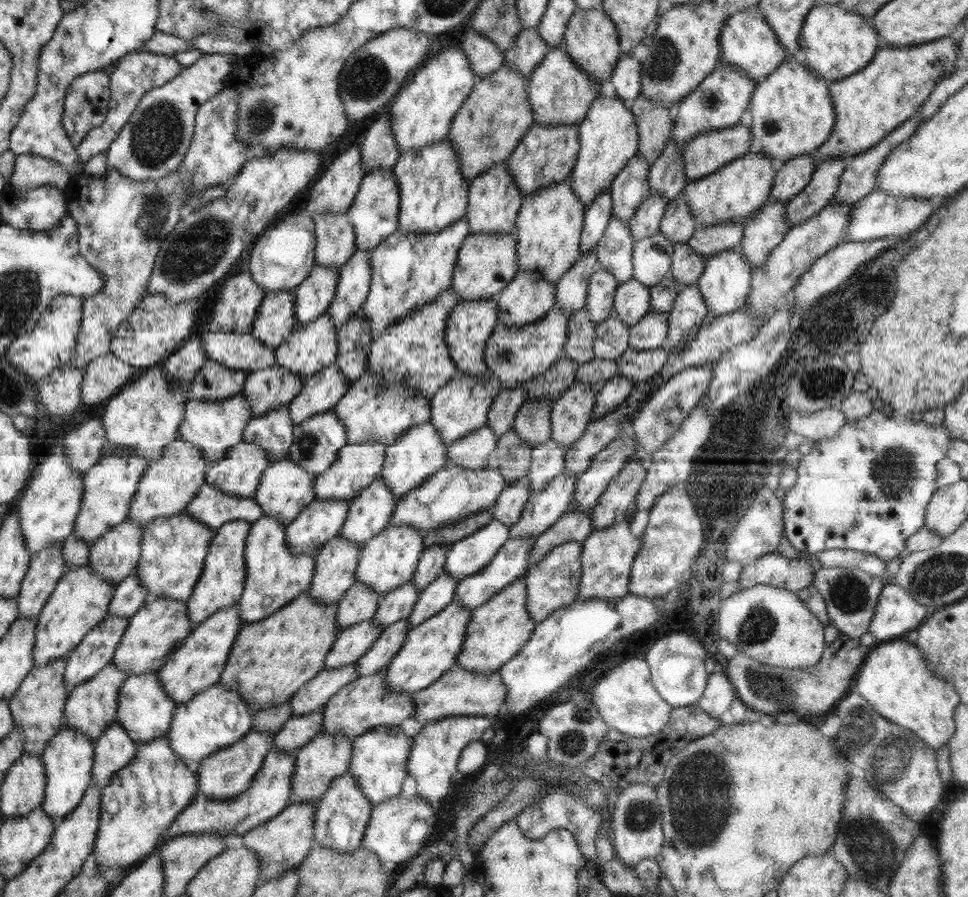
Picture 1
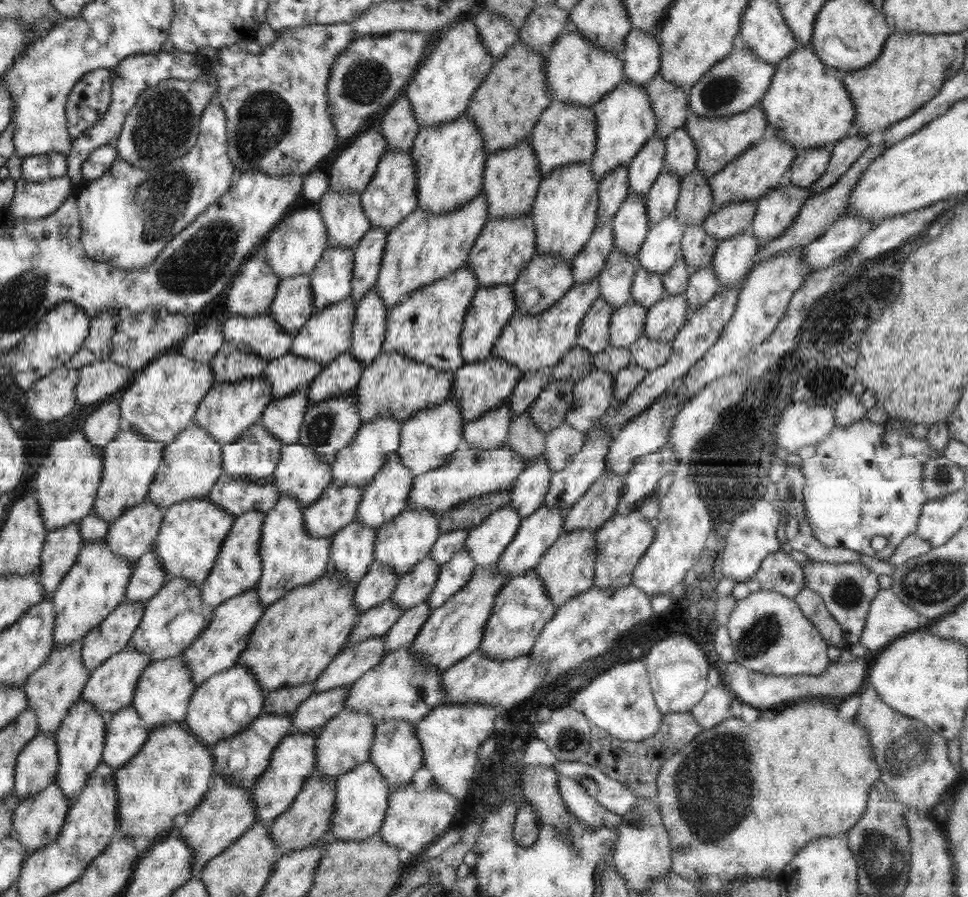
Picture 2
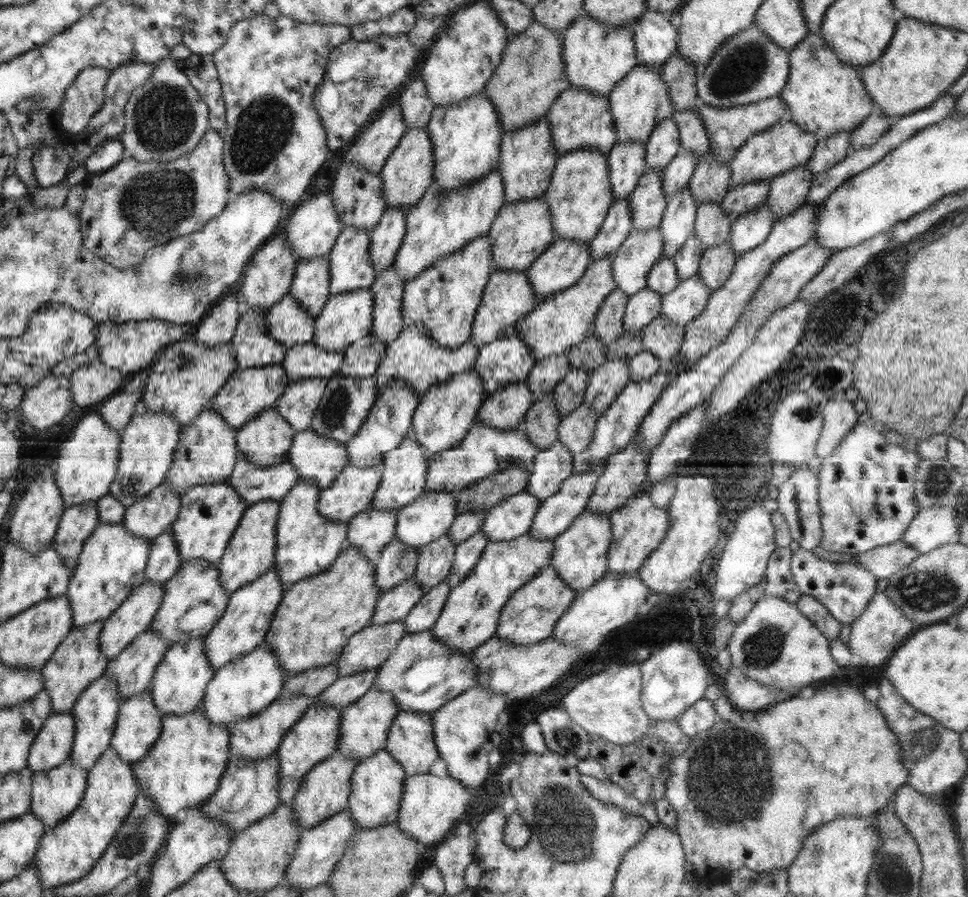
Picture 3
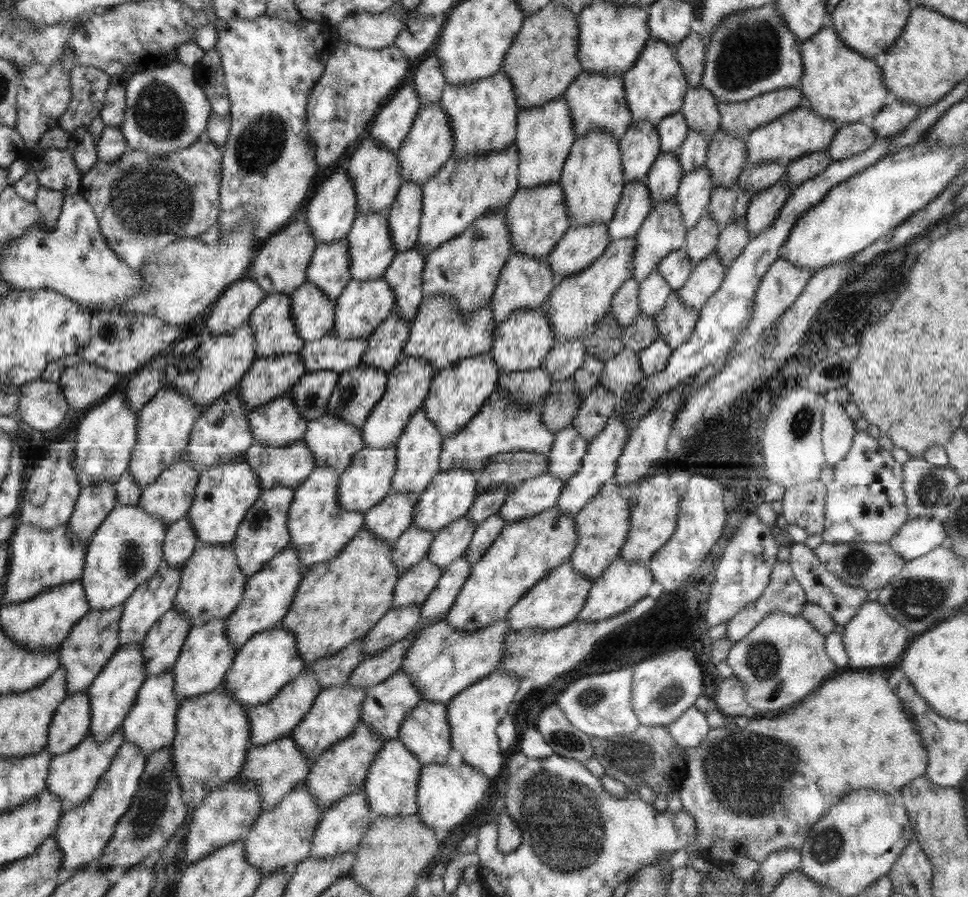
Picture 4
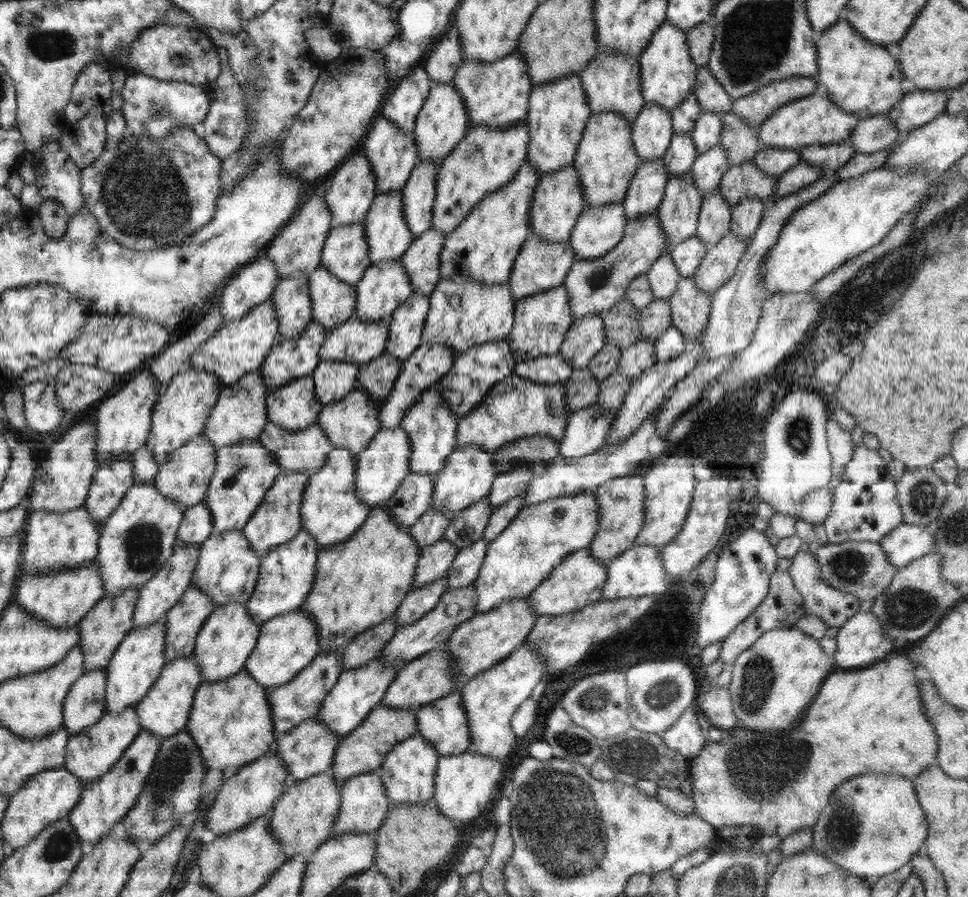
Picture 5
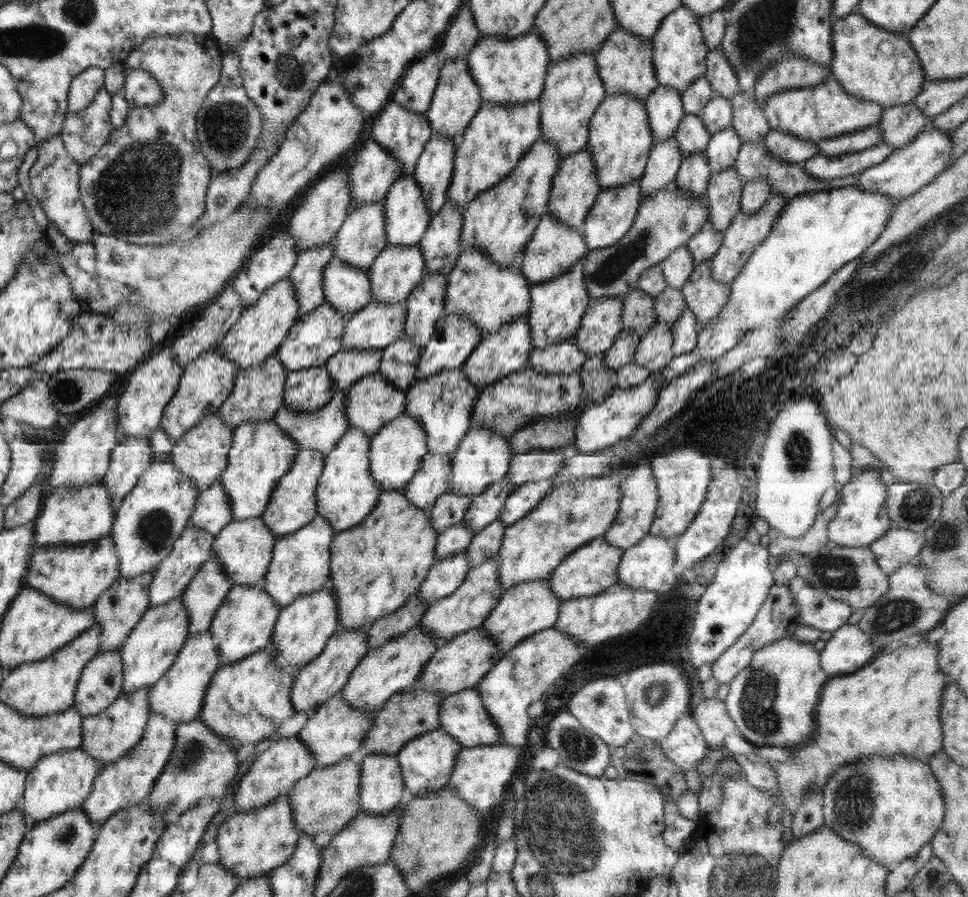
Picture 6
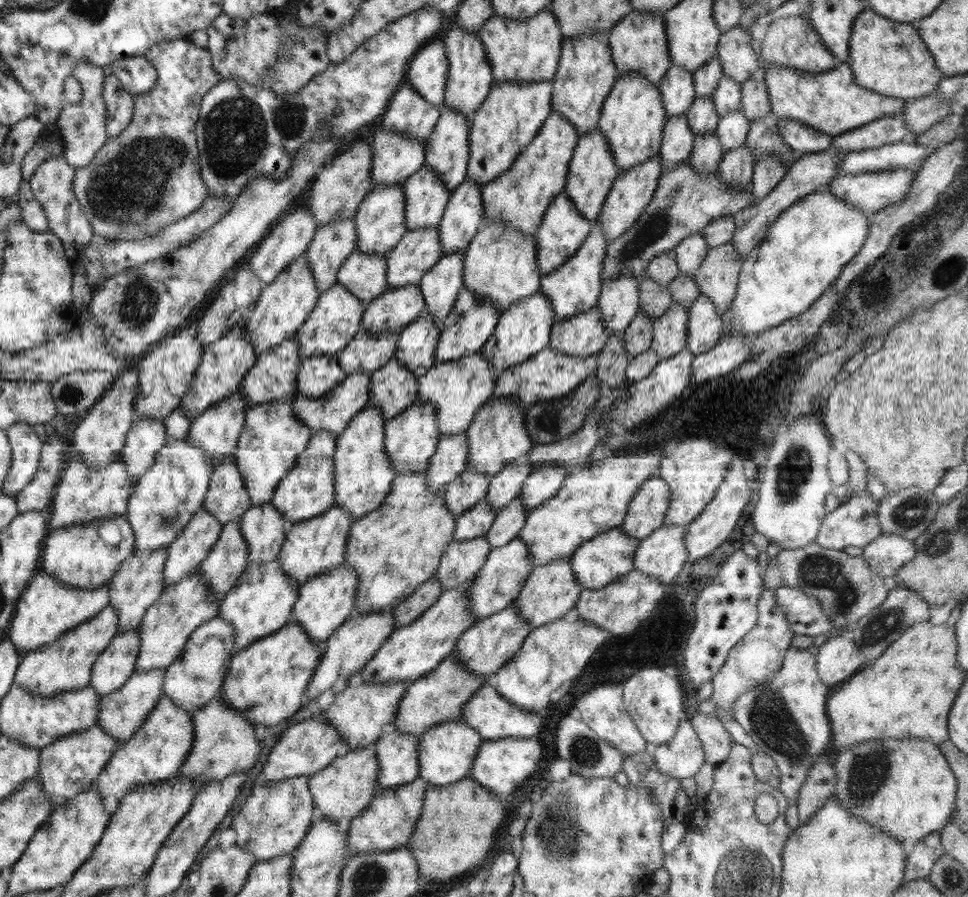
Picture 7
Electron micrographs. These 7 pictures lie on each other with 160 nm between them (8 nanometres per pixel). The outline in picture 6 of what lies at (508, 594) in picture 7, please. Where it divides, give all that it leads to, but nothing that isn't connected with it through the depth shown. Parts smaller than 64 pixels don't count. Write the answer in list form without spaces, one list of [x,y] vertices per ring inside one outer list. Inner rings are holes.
[[[497,557],[489,558],[478,566],[470,568],[465,580],[452,594],[428,606],[419,624],[432,637],[439,638],[438,644],[445,644],[451,638],[483,624],[504,592],[503,586],[499,583],[498,563],[500,562],[497,561]]]

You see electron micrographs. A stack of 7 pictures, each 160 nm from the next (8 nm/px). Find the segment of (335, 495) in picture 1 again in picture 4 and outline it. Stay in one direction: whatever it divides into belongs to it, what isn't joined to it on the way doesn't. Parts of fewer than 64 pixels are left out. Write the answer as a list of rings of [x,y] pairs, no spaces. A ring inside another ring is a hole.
[[[414,357],[402,358],[394,366],[394,369],[388,373],[388,382],[384,396],[376,403],[366,423],[361,427],[366,447],[388,448],[397,442],[404,428],[408,425],[410,417],[423,408],[423,402],[426,400],[426,396],[428,396],[430,386],[437,372],[438,370],[434,369],[428,361]]]

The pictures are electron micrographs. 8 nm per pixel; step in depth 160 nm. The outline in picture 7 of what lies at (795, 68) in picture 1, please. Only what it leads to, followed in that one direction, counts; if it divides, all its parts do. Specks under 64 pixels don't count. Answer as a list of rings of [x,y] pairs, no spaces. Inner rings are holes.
[[[866,9],[860,16],[856,16],[853,22],[848,63],[856,84],[900,100],[934,94],[938,83],[946,77],[938,70],[916,23],[894,22],[880,17],[871,9]]]

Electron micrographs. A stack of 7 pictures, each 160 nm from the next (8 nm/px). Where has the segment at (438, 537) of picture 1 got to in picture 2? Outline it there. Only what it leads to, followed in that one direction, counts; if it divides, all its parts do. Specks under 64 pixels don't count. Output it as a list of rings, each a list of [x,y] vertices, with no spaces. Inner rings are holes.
[[[512,488],[461,502],[439,516],[439,530],[444,533],[459,528],[473,529],[495,510],[508,507],[510,498],[512,498]]]

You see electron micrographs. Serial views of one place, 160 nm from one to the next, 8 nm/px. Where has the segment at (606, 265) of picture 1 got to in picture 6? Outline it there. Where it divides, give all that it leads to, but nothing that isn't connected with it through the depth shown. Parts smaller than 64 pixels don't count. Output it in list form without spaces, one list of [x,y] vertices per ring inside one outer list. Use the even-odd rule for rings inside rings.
[[[691,114],[682,117],[675,132],[675,139],[680,144],[680,151],[684,156],[698,152],[704,153],[711,136],[712,134],[706,130],[701,118]]]

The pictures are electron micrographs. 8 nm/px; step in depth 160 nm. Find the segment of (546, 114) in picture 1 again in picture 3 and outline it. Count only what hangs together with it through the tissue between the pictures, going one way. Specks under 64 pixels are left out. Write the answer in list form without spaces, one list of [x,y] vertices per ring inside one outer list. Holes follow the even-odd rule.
[[[583,12],[560,33],[565,64],[564,72],[570,81],[570,86],[591,90],[600,96],[609,96],[614,85],[639,65],[631,24],[618,26],[618,28],[608,27]]]

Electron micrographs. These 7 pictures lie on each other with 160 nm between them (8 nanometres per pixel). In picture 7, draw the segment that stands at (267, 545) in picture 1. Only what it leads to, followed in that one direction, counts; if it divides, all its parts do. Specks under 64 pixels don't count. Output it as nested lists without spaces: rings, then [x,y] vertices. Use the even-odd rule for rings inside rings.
[[[369,404],[356,414],[345,431],[336,437],[334,461],[335,504],[358,519],[382,505],[398,476],[392,468],[391,460],[384,450],[384,424],[382,411]]]

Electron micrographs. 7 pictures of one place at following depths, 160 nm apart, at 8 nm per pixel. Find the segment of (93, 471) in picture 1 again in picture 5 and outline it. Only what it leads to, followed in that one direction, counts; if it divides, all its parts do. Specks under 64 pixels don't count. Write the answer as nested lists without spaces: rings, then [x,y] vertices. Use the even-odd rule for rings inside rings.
[[[188,368],[176,374],[163,388],[152,412],[152,430],[144,444],[153,452],[158,464],[164,464],[167,461],[166,457],[173,450],[184,446],[202,433],[206,420],[218,401],[221,389],[222,385],[216,376],[208,371],[196,371],[196,368]]]

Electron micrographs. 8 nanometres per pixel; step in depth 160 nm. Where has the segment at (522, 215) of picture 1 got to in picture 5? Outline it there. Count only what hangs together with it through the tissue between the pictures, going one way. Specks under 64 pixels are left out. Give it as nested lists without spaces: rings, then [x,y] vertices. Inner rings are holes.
[[[615,112],[593,113],[587,120],[573,166],[583,186],[586,206],[606,206],[623,202],[630,181],[639,166],[639,156],[632,144],[633,123]]]

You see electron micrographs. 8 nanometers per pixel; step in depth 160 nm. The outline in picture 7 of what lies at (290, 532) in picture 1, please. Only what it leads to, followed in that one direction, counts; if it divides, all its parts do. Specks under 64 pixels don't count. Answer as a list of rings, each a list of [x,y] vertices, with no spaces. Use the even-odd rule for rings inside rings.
[[[417,402],[409,406],[407,410],[386,421],[384,435],[384,450],[389,456],[396,474],[402,475],[405,468],[412,473],[425,472],[428,468],[427,463],[436,452],[440,438],[438,421],[436,421],[436,407],[429,402]]]

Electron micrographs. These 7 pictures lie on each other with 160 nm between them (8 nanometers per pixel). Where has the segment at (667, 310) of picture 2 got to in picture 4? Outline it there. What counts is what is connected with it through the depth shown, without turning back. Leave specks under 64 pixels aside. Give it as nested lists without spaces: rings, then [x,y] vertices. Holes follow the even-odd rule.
[[[715,250],[695,264],[688,280],[677,289],[677,295],[686,306],[700,310],[704,303],[720,288],[727,268]]]

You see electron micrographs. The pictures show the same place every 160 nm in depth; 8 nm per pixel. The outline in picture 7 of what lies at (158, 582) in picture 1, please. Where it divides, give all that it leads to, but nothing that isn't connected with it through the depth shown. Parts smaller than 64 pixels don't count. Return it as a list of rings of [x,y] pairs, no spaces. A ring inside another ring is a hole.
[[[294,392],[292,397],[284,398],[284,401],[252,406],[244,413],[246,422],[233,458],[244,479],[251,506],[262,506],[271,501],[276,486],[279,486],[282,477],[296,466],[298,455],[306,448],[313,434],[312,429],[294,415],[293,401],[296,396],[298,392]]]

